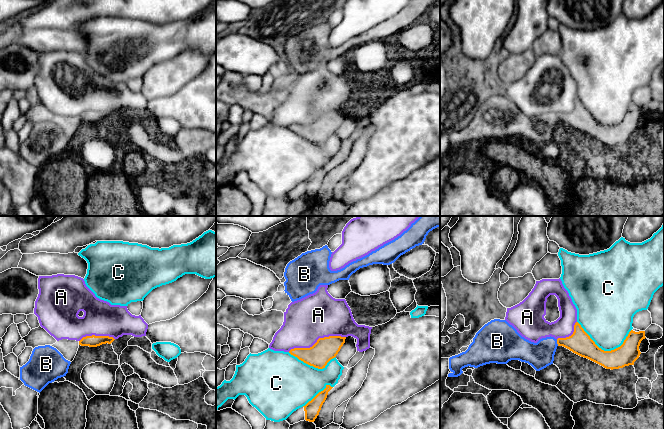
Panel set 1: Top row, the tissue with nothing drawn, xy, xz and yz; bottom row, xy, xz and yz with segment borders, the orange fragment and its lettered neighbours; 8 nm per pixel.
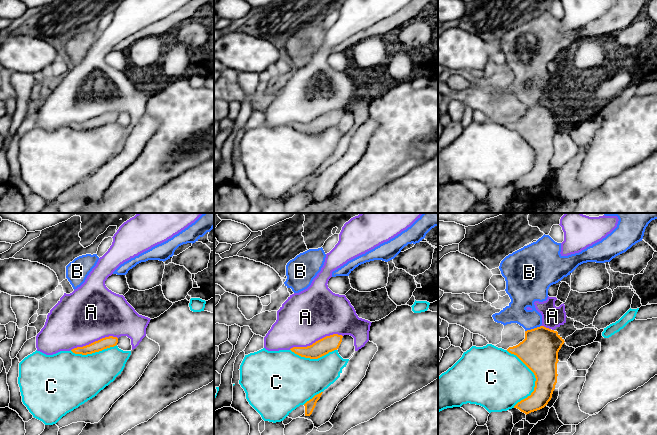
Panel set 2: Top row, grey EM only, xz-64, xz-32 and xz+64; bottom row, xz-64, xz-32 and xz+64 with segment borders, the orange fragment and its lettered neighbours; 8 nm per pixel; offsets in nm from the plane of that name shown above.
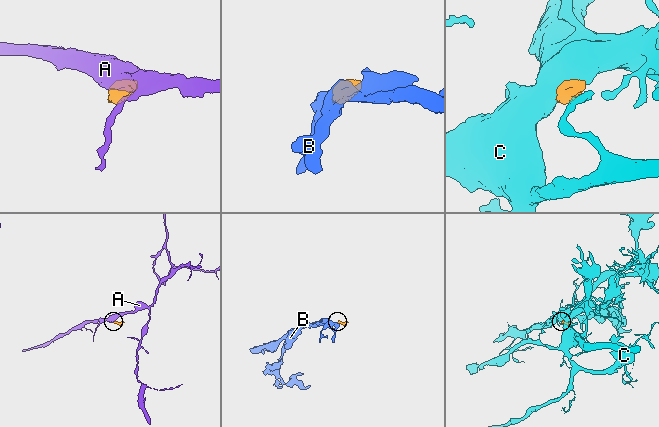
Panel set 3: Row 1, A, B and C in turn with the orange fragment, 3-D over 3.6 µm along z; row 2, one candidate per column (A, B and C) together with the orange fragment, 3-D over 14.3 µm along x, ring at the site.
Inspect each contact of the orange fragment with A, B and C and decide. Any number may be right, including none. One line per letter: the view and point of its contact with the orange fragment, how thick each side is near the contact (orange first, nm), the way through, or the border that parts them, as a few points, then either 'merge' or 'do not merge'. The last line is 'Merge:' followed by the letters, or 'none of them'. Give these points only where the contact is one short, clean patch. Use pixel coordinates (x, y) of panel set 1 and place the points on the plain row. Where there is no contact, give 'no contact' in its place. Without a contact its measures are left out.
A: meets orange in xz at (317, 117); 190 nm thick on the orange side, 360 nm on the other; border along xz (345, 112), (320, 113), (309, 123), (294, 123), (288, 127); do not merge
B: meets orange in yz at (557, 118); 190 nm thick on the orange side, 220 nm on the other; runs through yz (580, 119), (557, 118), (551, 119), (539, 131); merge
C: meets orange in yz at (603, 126); 190 nm thick on the orange side, 380 nm on the other; do not merge
Merge: B

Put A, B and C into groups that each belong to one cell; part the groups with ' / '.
A / B / C

